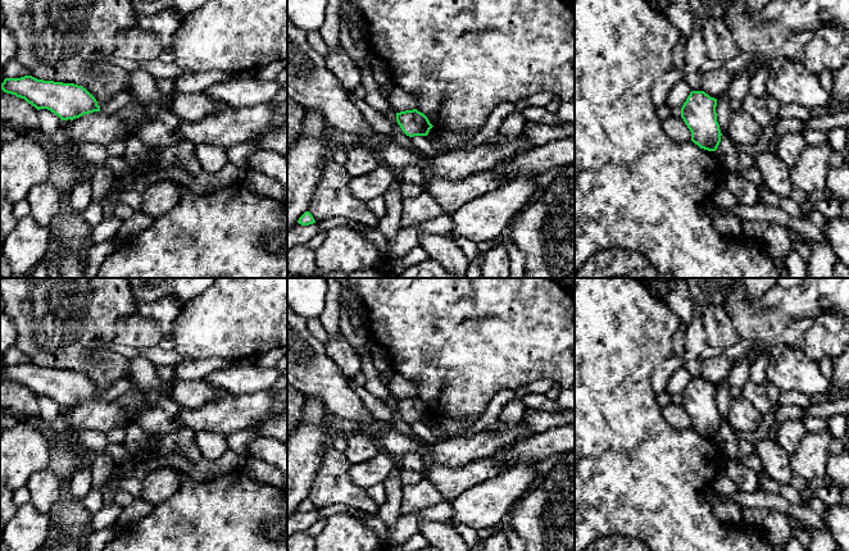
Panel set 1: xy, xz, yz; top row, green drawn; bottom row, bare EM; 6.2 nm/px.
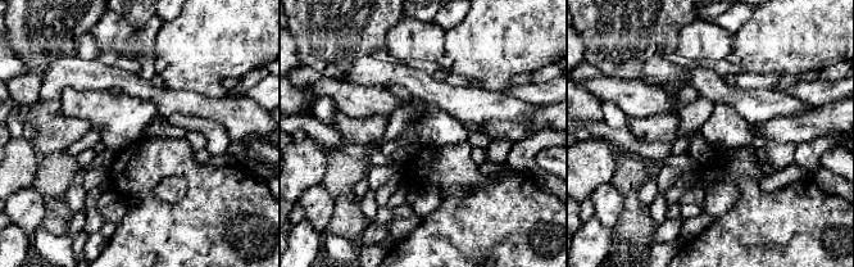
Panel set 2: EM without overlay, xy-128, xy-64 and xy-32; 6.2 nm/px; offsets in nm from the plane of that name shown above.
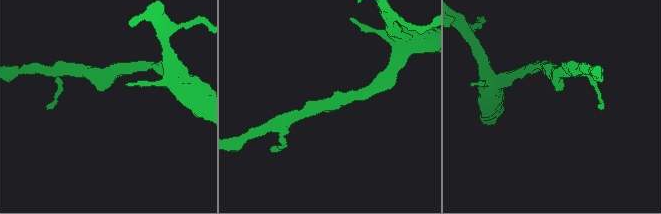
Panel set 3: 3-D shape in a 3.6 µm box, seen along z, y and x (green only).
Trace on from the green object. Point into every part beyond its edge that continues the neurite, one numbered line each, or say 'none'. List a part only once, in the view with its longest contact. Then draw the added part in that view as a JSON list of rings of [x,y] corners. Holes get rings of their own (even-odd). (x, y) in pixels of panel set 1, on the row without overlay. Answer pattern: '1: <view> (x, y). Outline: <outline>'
none

